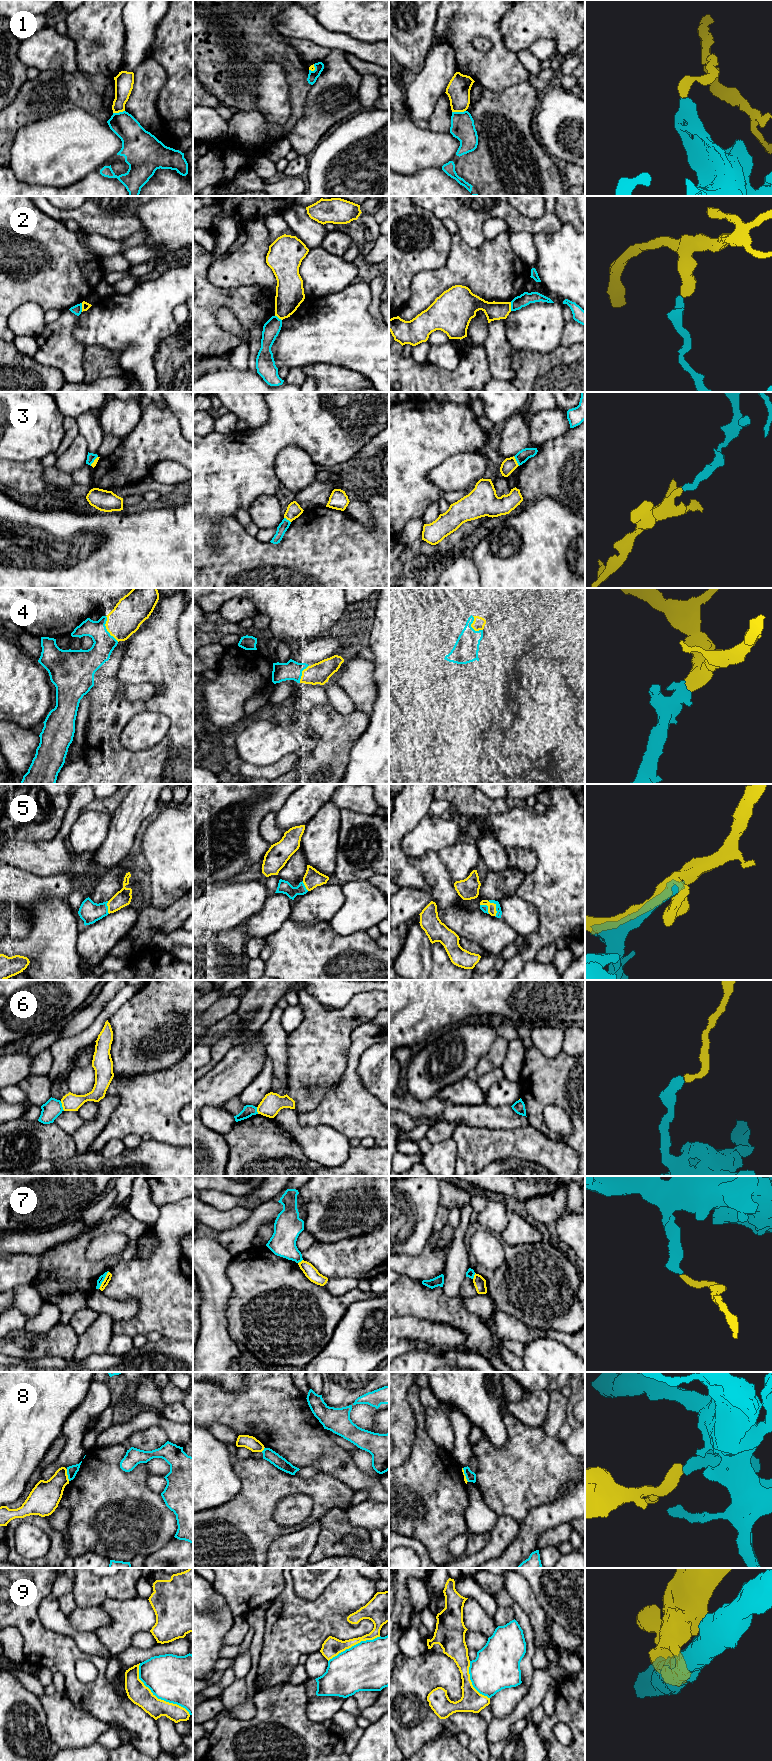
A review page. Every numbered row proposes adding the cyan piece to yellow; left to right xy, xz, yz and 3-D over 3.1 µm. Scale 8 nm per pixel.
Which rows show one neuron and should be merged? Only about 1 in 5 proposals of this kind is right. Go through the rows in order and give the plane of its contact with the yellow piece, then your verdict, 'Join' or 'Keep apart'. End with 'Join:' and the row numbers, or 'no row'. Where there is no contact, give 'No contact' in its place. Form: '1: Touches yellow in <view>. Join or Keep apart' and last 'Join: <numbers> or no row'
1: Touches yellow in yz. Keep apart
2: Touches yellow in xy. Keep apart
3: Touches yellow in yz. Keep apart
4: Touches yellow in xy. Join
5: Touches yellow in yz. Join
6: Touches yellow in xy. Keep apart
7: Touches yellow in xy. Keep apart
8: Touches yellow in xy. Keep apart
9: Touches yellow in xy. Keep apart
Join: 4, 5

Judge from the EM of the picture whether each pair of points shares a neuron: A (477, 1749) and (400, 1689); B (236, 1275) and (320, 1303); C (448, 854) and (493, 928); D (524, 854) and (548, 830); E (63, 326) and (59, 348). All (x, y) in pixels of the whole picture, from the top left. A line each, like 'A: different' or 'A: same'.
A: same
B: same
C: different
D: different
E: same

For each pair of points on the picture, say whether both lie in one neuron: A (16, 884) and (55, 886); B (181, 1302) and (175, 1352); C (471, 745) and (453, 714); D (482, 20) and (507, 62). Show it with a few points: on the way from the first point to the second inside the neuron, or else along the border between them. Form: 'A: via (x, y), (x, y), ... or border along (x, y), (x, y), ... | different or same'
A: via (26, 886), (45, 886) | same
B: border along (162, 1337), (168, 1340), (182, 1341) | different
C: via (463, 737), (459, 733), (459, 722) | same
D: via (490, 30), (497, 39), (499, 52) | same

